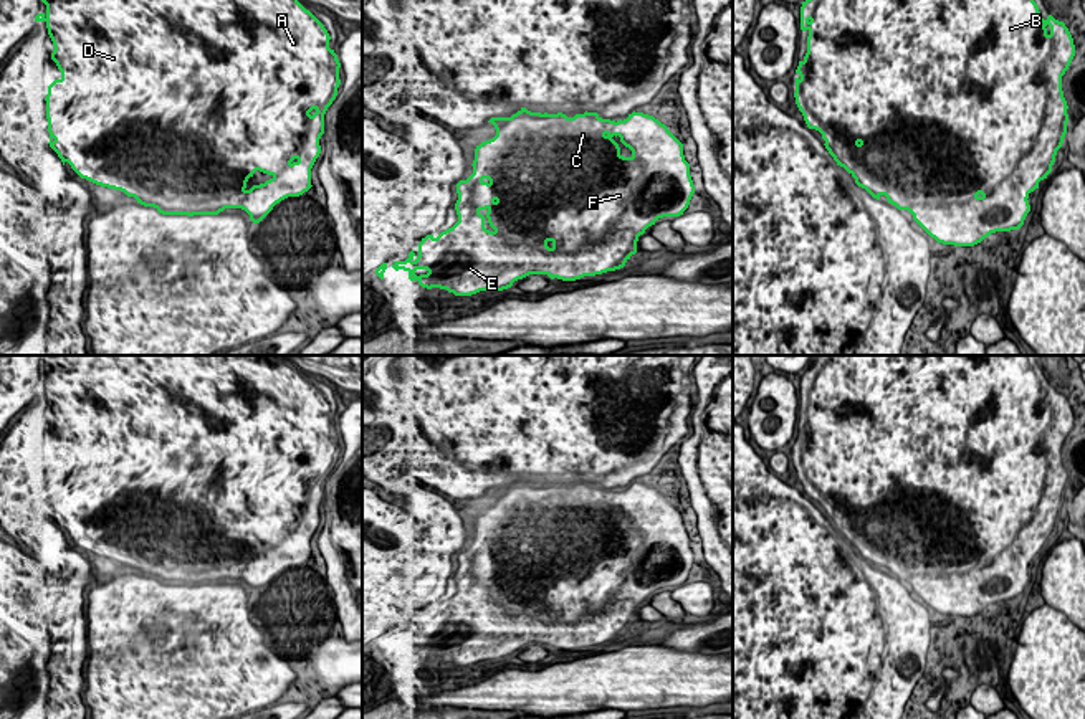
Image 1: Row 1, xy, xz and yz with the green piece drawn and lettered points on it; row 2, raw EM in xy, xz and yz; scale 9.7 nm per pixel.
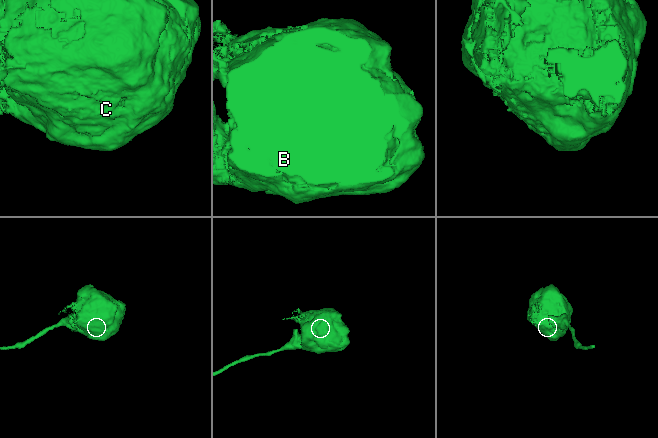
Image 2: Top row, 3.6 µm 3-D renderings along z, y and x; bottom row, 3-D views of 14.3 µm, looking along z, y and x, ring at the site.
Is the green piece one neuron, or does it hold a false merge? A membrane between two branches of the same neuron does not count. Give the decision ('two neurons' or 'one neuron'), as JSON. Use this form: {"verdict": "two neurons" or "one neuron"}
{"verdict": "one neuron"}

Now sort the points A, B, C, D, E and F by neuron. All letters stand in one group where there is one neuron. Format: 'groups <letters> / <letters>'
groups A B C D E F

